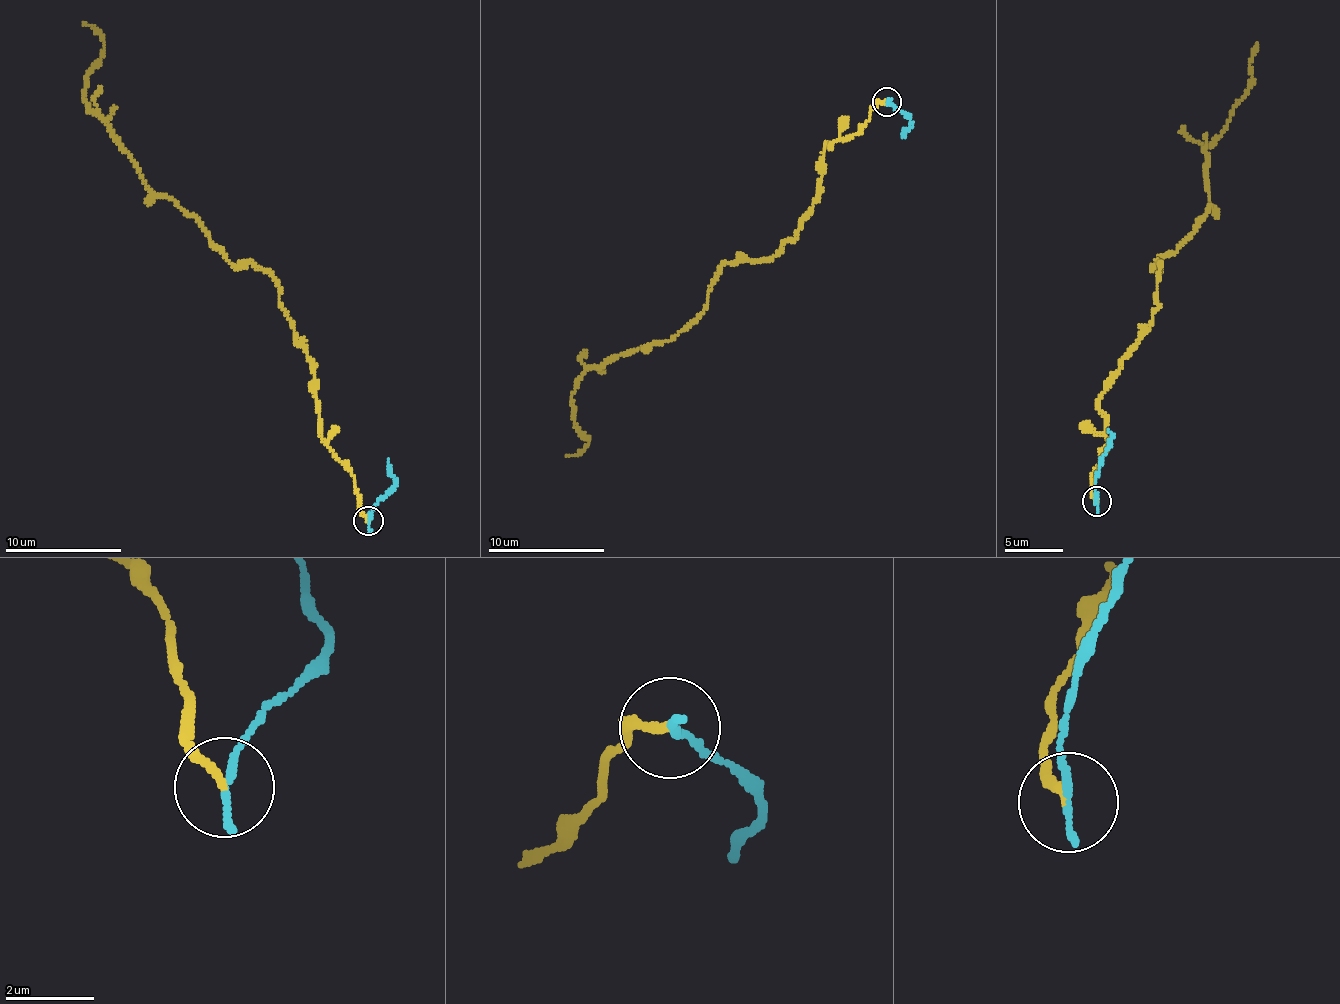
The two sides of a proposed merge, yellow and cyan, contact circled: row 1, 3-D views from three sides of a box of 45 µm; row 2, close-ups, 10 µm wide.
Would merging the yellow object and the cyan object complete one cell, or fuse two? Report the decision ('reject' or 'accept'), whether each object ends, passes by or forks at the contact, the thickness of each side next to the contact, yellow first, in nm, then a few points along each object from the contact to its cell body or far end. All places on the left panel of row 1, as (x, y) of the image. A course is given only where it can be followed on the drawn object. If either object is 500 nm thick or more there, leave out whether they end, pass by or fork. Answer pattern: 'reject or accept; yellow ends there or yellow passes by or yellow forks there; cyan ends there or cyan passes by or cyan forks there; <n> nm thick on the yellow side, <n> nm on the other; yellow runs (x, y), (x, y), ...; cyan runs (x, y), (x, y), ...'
reject; yellow ends there; cyan ends there; 180 nm thick on the yellow side, 200 nm on the other; yellow runs (369, 521), (321, 436), (313, 359), (279, 282), (210, 244), (89, 107), (84, 76), (104, 47), (83, 22); cyan runs (369, 521), (372, 507), (394, 486), (388, 459)

